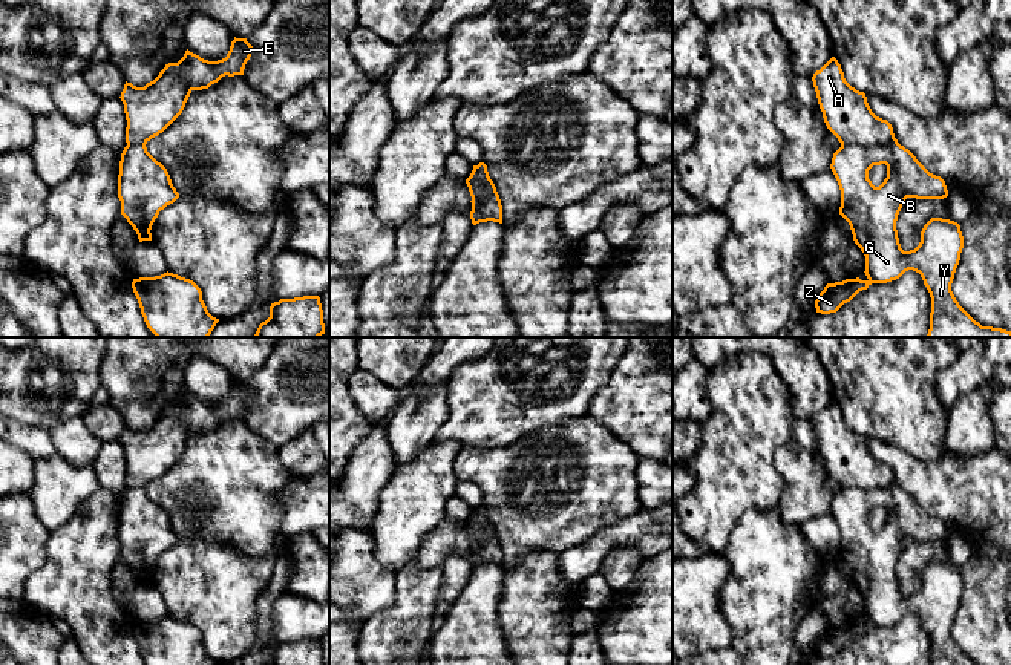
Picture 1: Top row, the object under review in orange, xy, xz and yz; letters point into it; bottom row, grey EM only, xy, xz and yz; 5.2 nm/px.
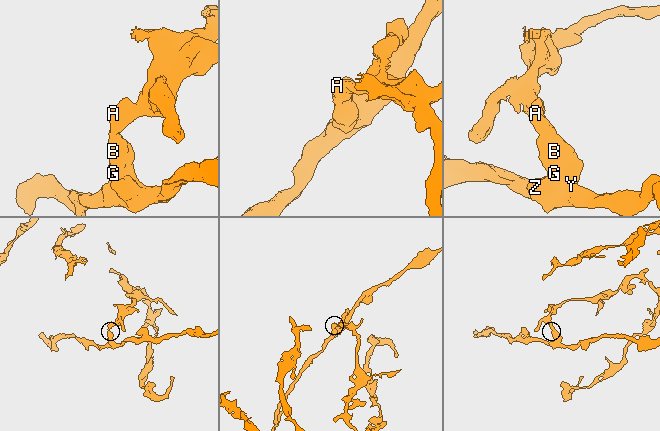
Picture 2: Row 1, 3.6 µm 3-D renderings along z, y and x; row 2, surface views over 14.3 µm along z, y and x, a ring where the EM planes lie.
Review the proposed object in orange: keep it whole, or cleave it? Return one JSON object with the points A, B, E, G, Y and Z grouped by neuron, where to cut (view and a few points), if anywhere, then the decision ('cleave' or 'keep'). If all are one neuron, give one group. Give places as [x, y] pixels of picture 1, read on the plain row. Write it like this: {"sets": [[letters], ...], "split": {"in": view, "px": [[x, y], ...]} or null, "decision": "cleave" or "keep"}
{"sets": [["A", "E"], ["B", "G", "Y", "Z"]], "split": {"in": "xz", "px": [[483, 511], [475, 515], [475, 521], [484, 538], [472, 553]]}, "decision": "cleave"}

